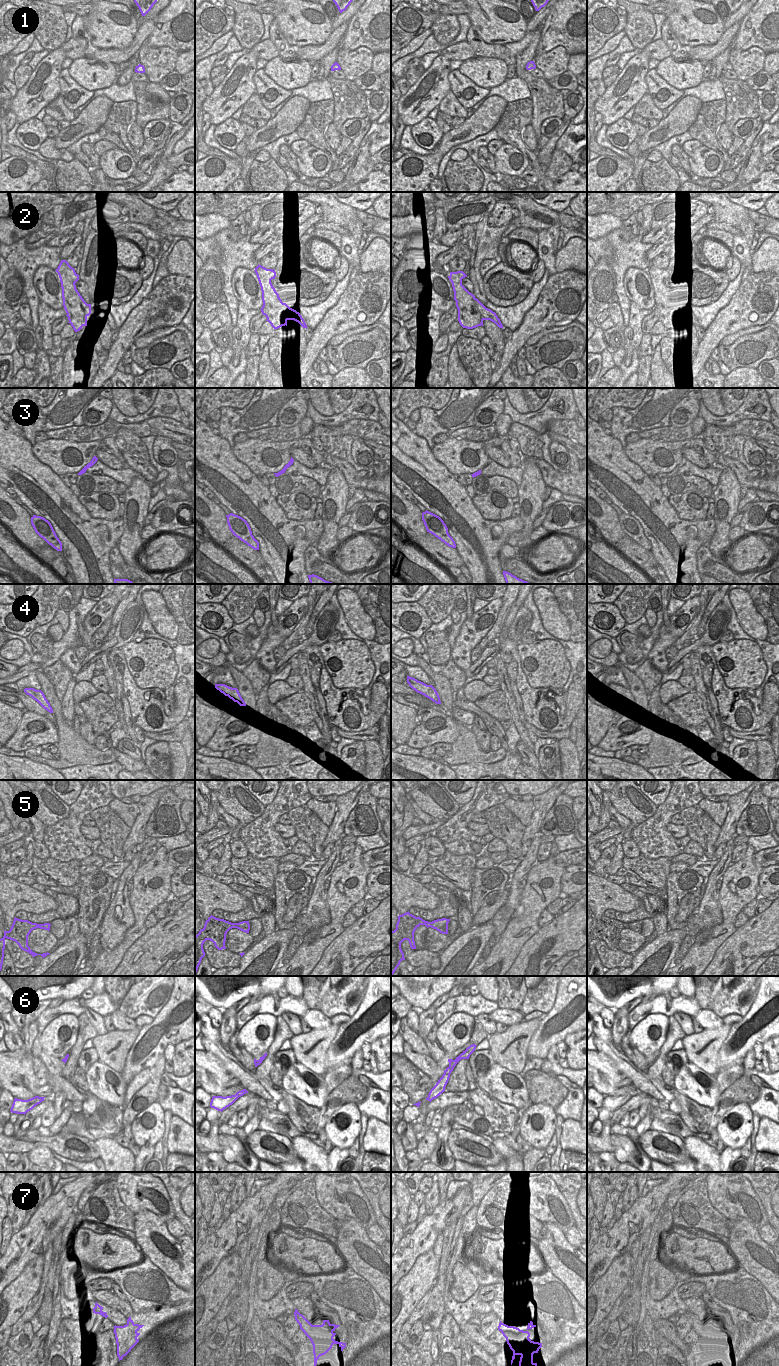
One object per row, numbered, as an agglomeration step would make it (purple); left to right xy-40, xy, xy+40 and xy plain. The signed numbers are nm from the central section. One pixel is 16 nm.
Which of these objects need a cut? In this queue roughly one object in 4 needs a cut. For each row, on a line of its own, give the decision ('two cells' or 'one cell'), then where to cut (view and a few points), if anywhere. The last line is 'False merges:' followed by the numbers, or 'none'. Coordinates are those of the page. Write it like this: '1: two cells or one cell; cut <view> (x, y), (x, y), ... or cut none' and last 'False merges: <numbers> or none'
1: one cell; cut none
2: one cell; cut none
3: one cell; cut none
4: one cell; cut none
5: two cells; cut xy (235, 923), (237, 928)
6: one cell; cut none
7: one cell; cut none
False merges: 5

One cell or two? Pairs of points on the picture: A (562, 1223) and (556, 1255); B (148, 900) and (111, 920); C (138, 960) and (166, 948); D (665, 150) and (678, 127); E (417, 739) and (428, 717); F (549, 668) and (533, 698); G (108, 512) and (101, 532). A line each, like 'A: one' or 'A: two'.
A: two
B: two
C: one
D: two
E: one
F: two
G: two

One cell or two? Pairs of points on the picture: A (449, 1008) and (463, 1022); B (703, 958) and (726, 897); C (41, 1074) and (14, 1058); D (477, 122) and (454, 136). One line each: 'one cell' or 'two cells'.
A: two cells
B: one cell
C: two cells
D: one cell

